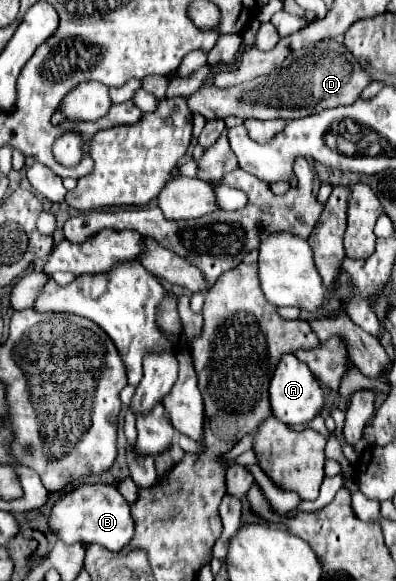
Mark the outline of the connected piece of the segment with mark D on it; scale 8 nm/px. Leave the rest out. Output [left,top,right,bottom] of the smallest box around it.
[187,39,371,119]

